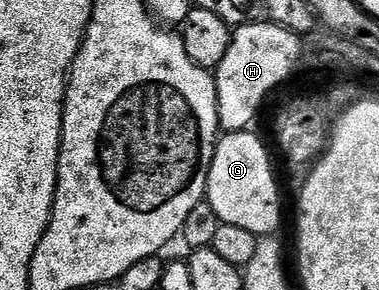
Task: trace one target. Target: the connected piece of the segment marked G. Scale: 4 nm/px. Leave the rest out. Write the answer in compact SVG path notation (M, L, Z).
M247 129L228 132L218 140L205 199L221 223L236 225L258 237L271 237L281 223L281 201L269 155L253 133Z

